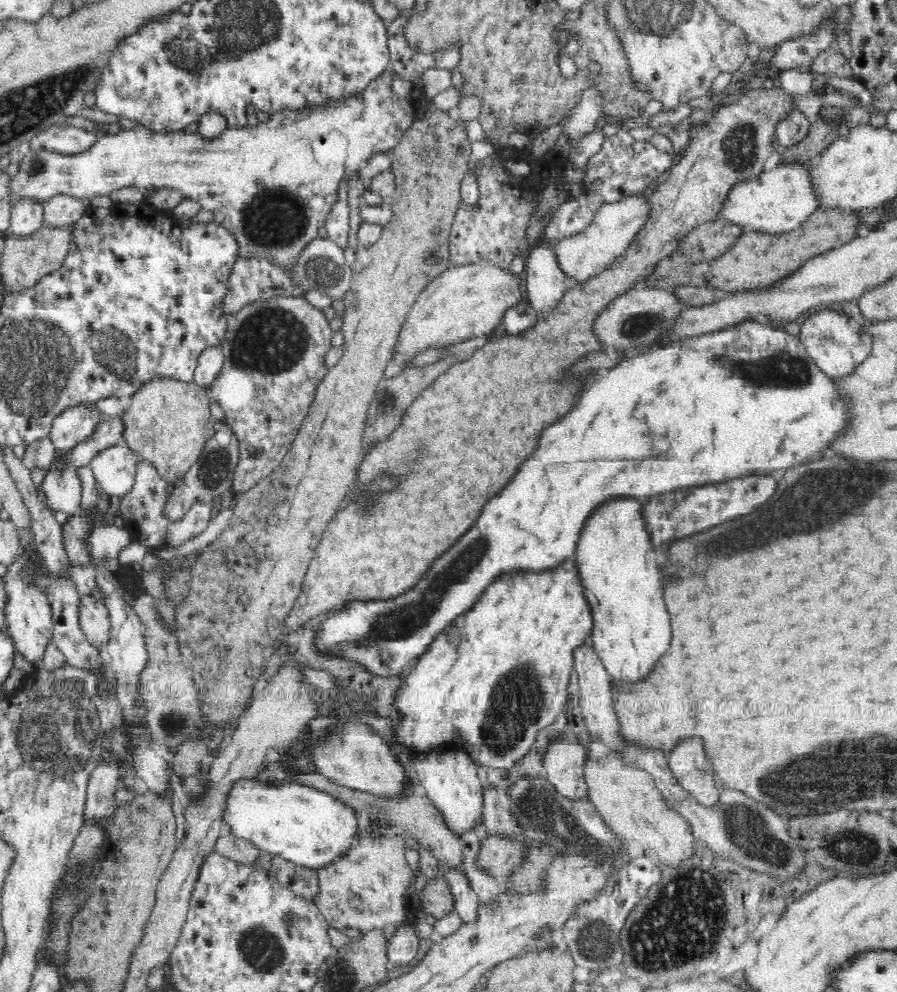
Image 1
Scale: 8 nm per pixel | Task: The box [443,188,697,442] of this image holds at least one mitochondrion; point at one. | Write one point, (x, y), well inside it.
(634, 327)

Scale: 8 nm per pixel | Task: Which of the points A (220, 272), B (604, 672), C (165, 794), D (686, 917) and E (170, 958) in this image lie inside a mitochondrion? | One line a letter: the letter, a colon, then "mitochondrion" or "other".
A: other
B: other
C: other
D: mitochondrion
E: other

